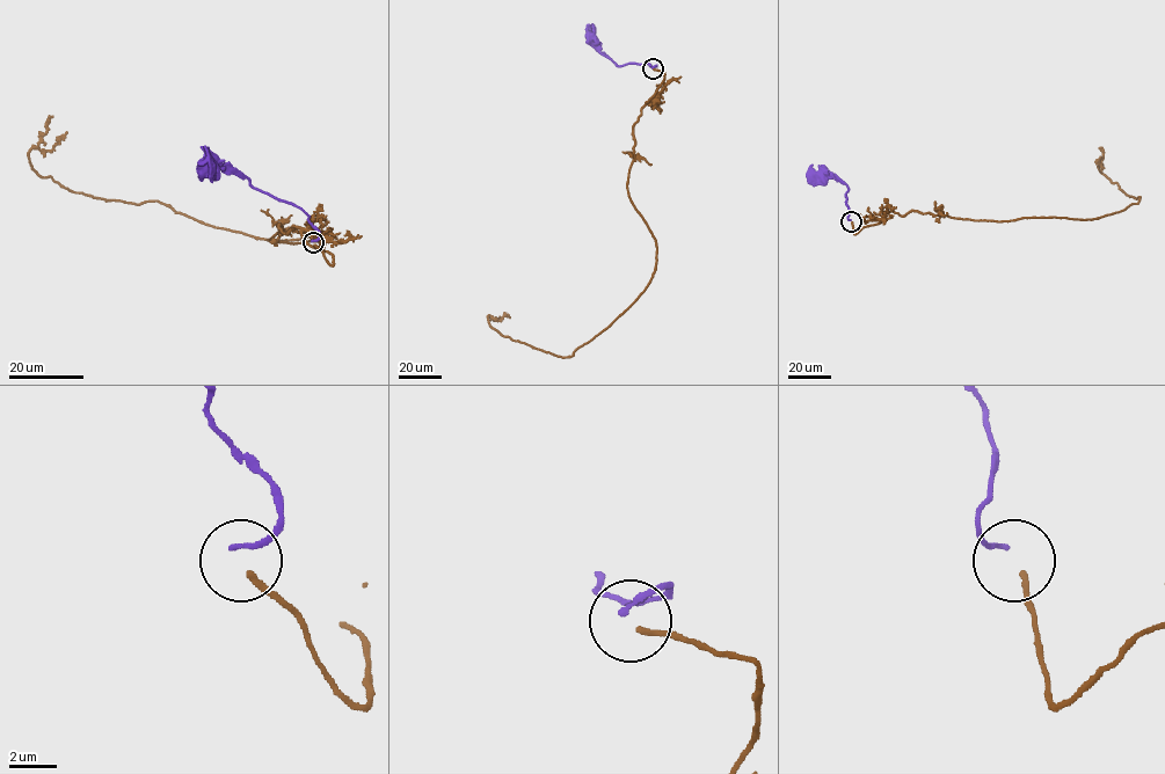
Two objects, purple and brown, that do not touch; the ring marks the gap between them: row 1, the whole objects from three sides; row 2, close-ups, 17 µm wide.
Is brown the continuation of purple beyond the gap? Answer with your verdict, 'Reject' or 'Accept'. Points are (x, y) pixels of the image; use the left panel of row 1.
Accept

